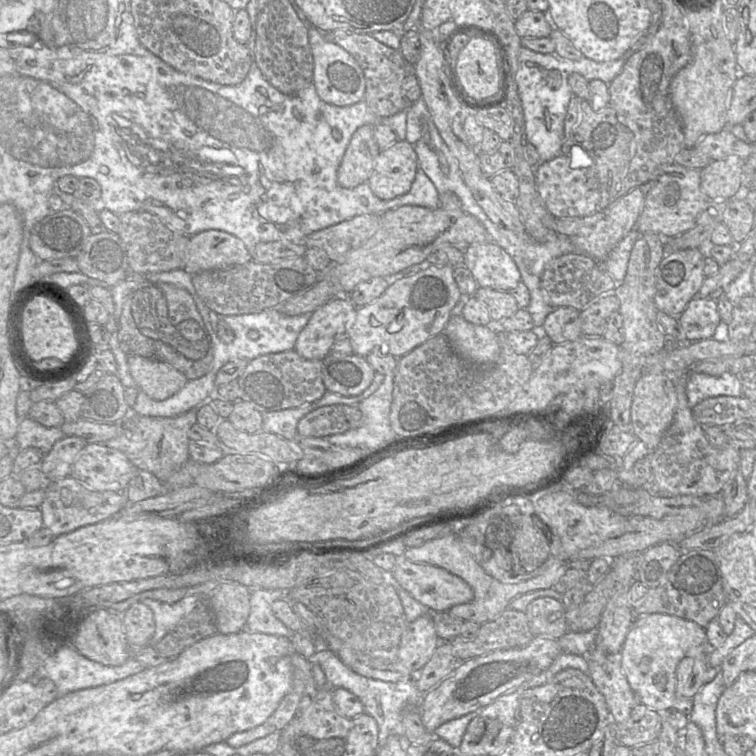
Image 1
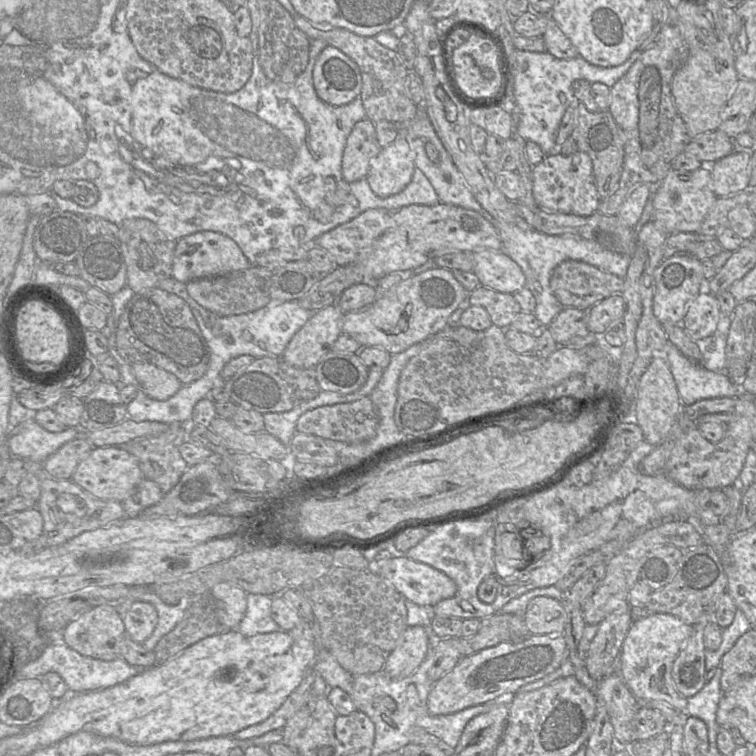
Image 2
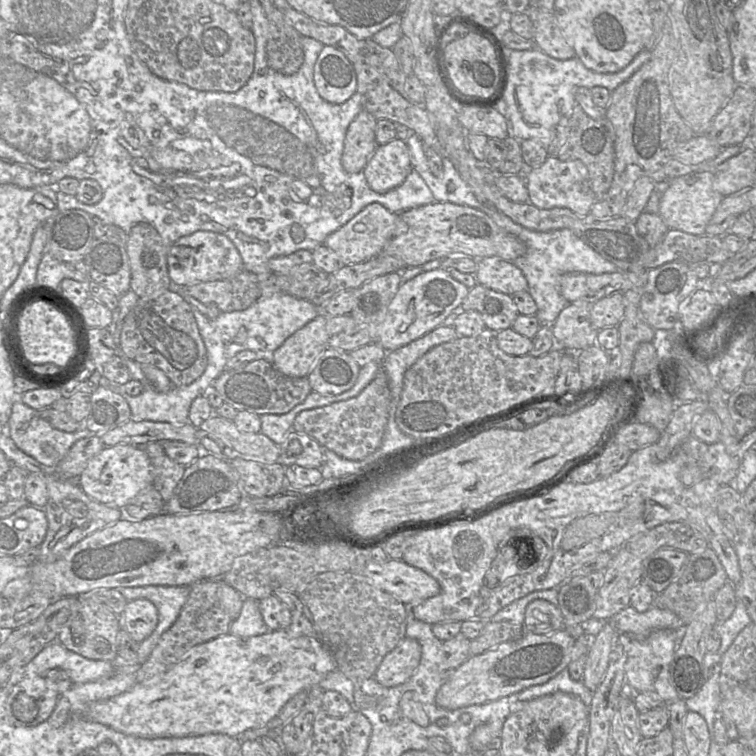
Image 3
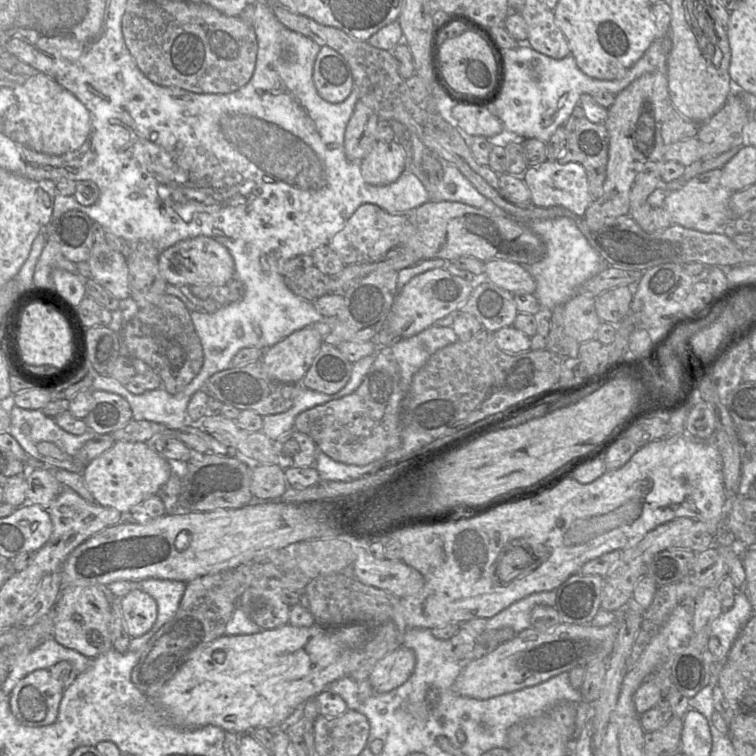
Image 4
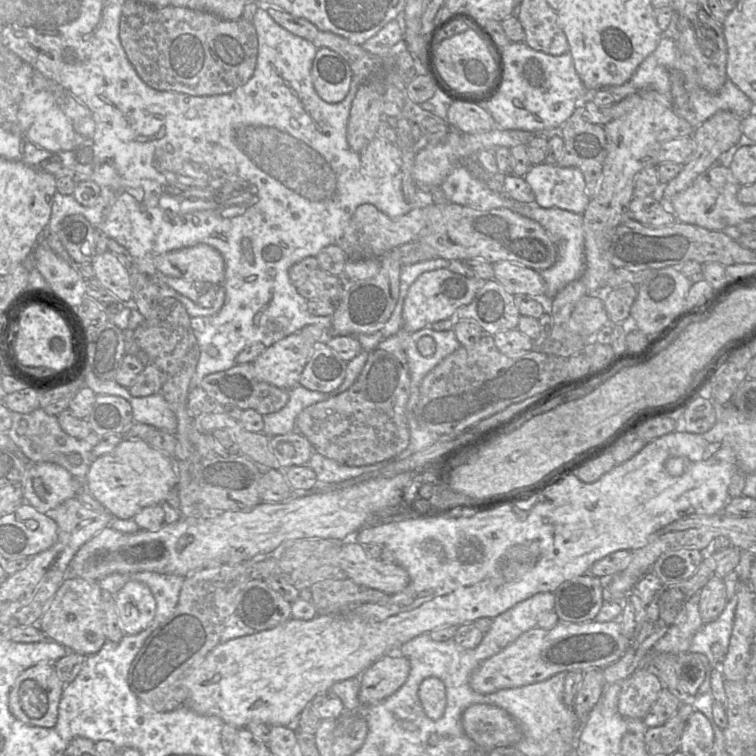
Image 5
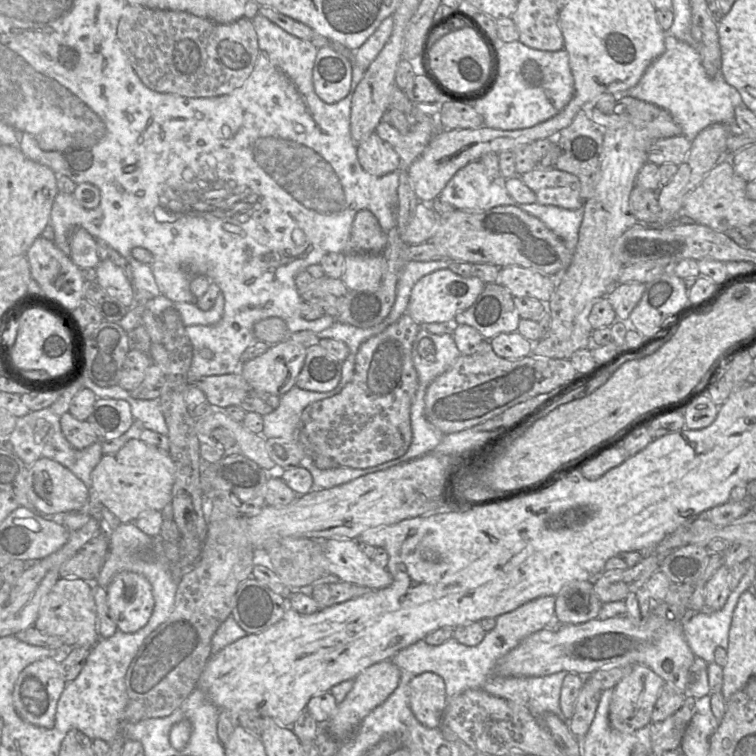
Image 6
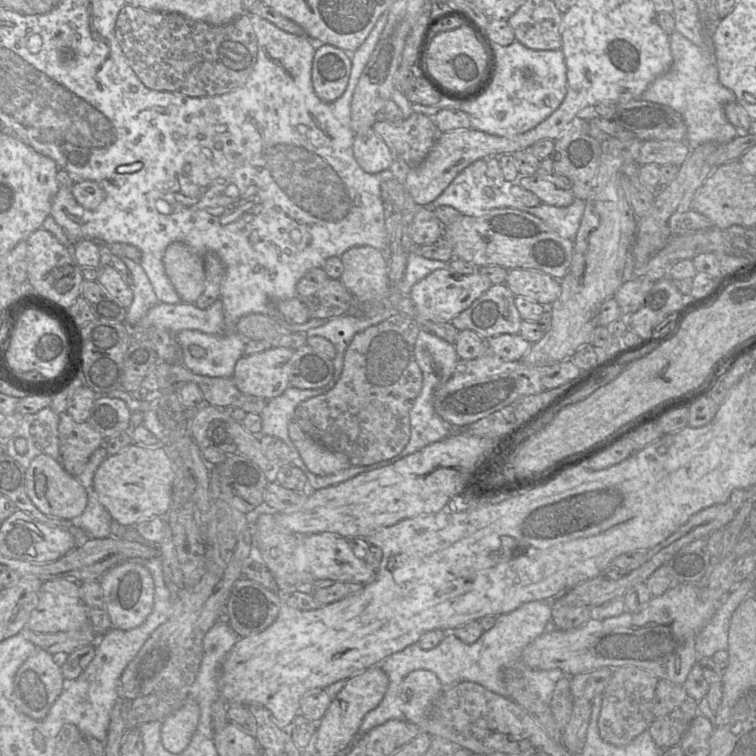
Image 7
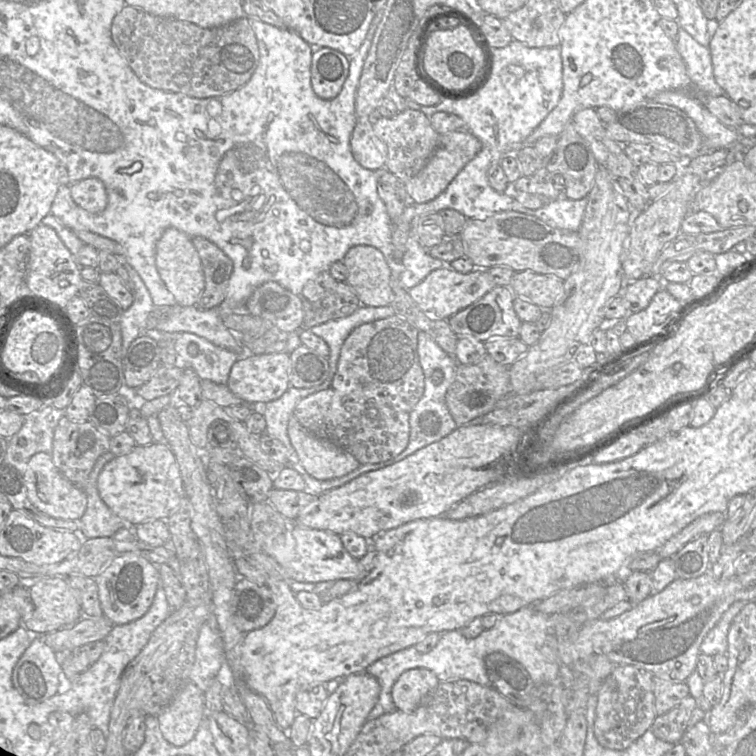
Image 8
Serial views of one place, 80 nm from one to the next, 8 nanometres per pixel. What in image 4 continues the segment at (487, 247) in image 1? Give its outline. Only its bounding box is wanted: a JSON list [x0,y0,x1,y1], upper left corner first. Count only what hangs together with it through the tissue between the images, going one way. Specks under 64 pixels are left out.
[484,260,536,294]

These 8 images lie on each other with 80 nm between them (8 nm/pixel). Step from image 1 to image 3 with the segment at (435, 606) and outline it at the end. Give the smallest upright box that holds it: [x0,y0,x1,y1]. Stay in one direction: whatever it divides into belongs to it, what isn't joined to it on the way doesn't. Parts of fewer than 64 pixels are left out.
[362,559,440,605]

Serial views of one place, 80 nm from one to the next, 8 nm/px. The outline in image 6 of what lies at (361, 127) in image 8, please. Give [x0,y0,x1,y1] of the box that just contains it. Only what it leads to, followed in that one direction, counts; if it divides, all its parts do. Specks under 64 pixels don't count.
[357,132,399,175]

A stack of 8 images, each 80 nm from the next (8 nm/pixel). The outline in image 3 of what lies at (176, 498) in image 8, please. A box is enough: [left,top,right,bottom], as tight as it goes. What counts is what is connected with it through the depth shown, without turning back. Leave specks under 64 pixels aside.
[77,444,153,509]

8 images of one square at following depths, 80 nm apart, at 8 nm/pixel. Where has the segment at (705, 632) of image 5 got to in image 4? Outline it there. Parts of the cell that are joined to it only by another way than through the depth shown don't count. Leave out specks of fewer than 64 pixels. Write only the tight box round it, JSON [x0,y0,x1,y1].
[703,592,754,669]

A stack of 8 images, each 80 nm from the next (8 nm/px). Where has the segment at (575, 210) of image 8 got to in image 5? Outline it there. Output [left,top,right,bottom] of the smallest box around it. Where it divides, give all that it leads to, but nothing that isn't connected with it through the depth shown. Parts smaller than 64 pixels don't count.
[514,202,584,301]

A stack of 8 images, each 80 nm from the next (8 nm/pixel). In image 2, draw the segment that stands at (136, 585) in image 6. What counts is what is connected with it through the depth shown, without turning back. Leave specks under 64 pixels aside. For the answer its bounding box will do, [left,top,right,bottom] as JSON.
[122,601,158,644]

